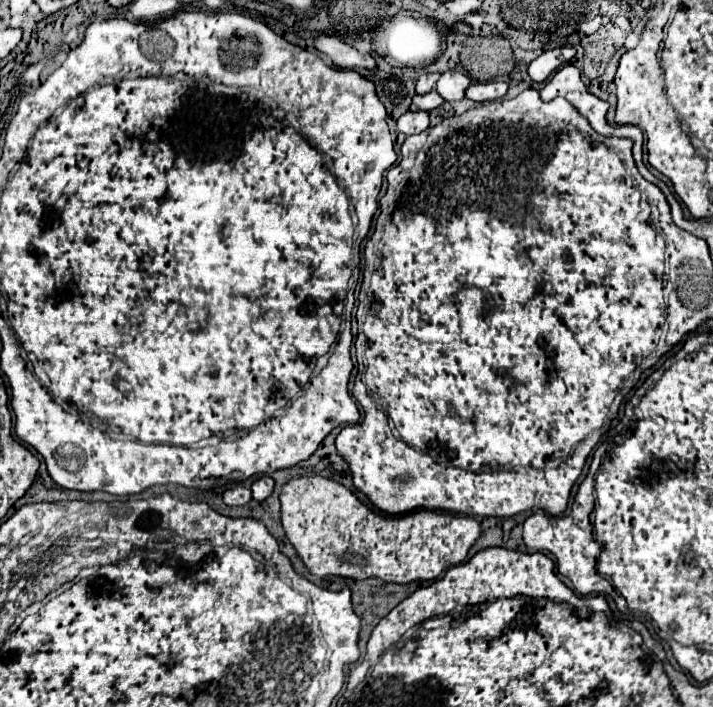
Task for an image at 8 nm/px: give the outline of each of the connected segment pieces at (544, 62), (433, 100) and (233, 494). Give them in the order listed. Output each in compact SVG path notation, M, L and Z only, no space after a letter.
M549 50L549 52L543 52L539 58L535 58L531 64L529 64L529 76L533 82L537 84L543 84L557 68L561 68L563 64L571 62L573 54L565 54L565 50Z
M431 90L429 94L423 94L423 96L415 96L413 102L411 102L411 110L433 110L433 108L439 108L445 100L441 100L439 92L437 90Z
M235 486L235 488L229 488L225 494L223 494L223 502L227 506L243 506L251 500L251 490L245 488L245 486Z

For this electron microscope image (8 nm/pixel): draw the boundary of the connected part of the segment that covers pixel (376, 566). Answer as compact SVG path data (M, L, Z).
M311 476L311 478L293 478L281 490L281 524L289 542L295 546L299 558L305 566L319 578L325 576L345 576L345 578L371 578L377 576L383 582L409 584L415 580L435 580L445 574L449 568L459 566L473 542L481 534L481 526L475 518L457 516L457 514L441 514L433 510L419 508L417 512L407 512L401 516L389 516L371 510L365 506L351 490L343 484Z

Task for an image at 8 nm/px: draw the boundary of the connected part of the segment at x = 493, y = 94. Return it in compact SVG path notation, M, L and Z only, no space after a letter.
M473 82L467 88L467 98L475 102L489 102L489 100L503 98L507 90L509 90L507 82Z

